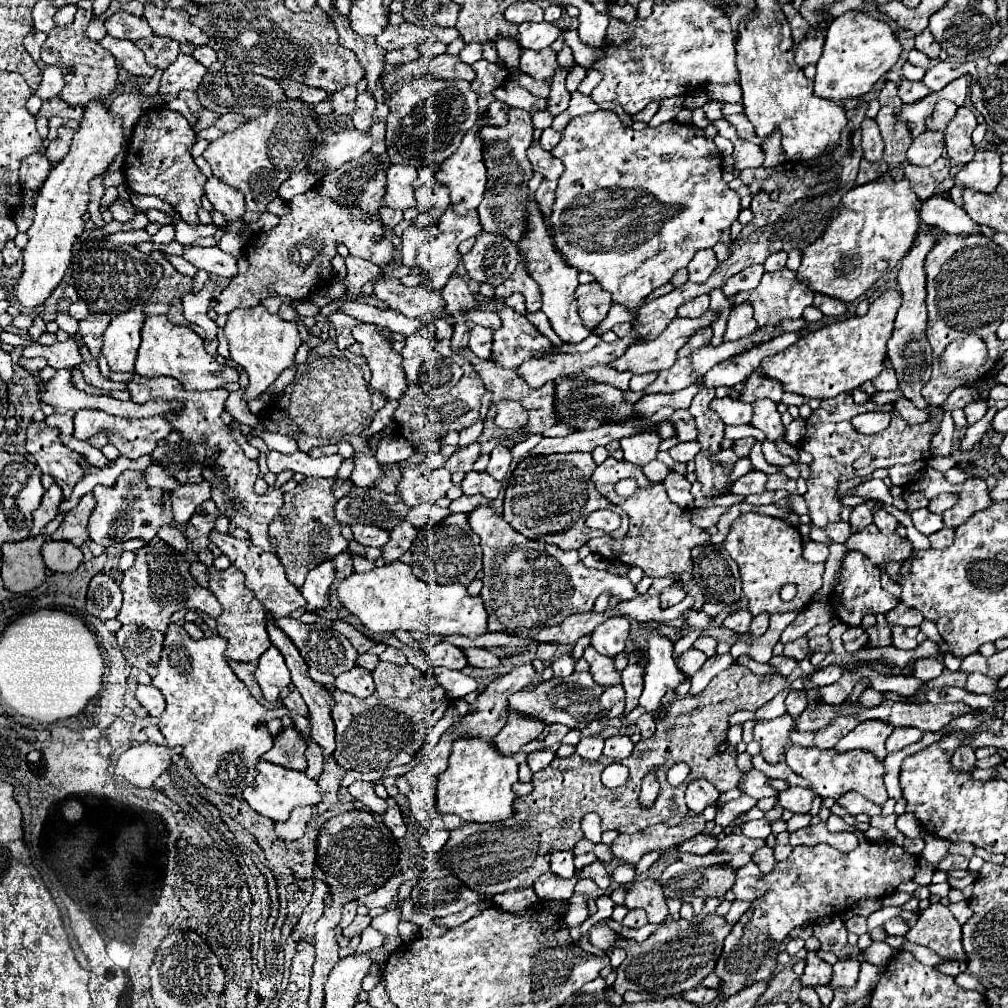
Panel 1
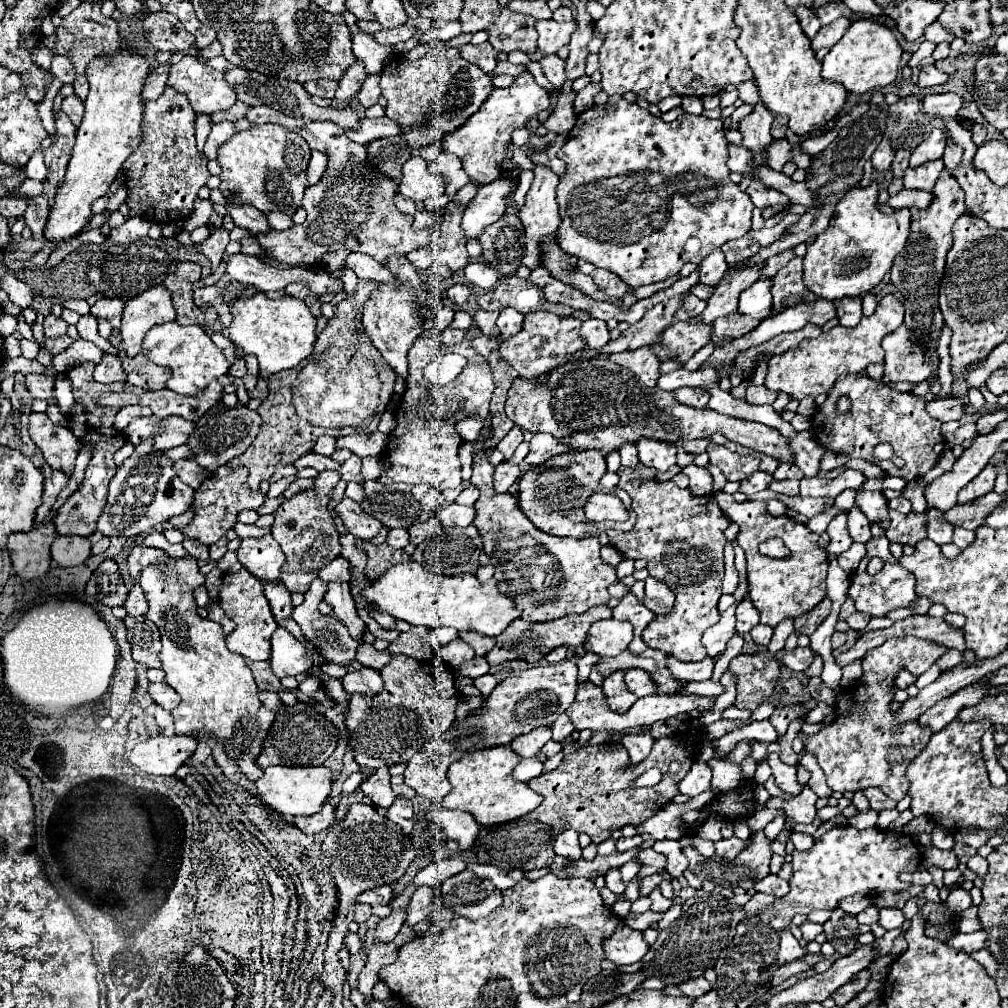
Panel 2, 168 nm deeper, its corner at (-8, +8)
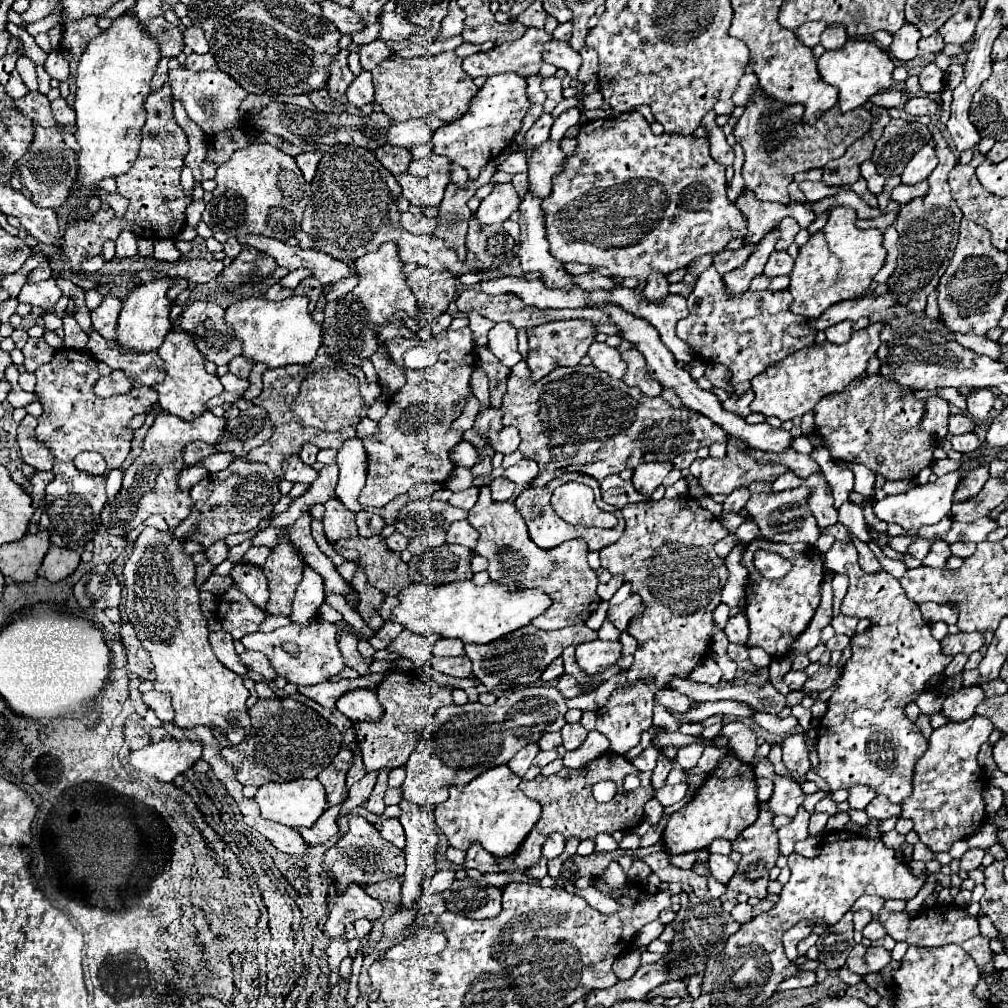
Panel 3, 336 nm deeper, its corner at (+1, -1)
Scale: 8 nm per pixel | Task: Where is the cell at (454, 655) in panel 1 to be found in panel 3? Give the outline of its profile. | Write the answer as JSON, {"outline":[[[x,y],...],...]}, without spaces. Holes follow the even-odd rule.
{"outline":[[[462,655],[462,657],[432,657],[428,665],[440,673],[452,675],[452,677],[470,677],[472,675],[472,661]]]}

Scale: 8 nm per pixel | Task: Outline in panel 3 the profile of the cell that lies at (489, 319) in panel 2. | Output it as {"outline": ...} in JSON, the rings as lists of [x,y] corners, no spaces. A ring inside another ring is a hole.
{"outline":[[[470,313],[468,315],[468,327],[472,331],[472,341],[476,347],[484,347],[488,343],[488,331],[494,327],[494,323],[478,313]]]}

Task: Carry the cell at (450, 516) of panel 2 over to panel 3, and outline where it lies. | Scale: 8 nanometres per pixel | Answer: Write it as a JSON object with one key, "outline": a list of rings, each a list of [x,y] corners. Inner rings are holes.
{"outline":[[[454,521],[450,525],[446,543],[458,543],[458,545],[464,545],[470,551],[474,551],[476,549],[476,541],[478,541],[478,531],[468,521]]]}

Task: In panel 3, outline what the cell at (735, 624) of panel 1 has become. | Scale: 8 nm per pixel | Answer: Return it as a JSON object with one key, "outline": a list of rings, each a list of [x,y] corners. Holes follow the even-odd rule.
{"outline":[[[738,613],[738,615],[730,617],[730,621],[728,621],[724,633],[728,635],[730,643],[742,643],[742,645],[744,645],[744,643],[748,641],[748,633],[750,633],[746,615],[744,615],[744,613]]]}

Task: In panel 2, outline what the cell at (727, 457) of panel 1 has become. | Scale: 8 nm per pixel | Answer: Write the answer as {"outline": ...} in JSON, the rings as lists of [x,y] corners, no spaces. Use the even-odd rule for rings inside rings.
{"outline":[[[709,444],[707,446],[709,452],[709,462],[713,466],[717,466],[727,480],[745,480],[751,472],[757,472],[757,462],[751,456],[739,456],[737,452],[727,450],[725,446],[719,444]]]}

